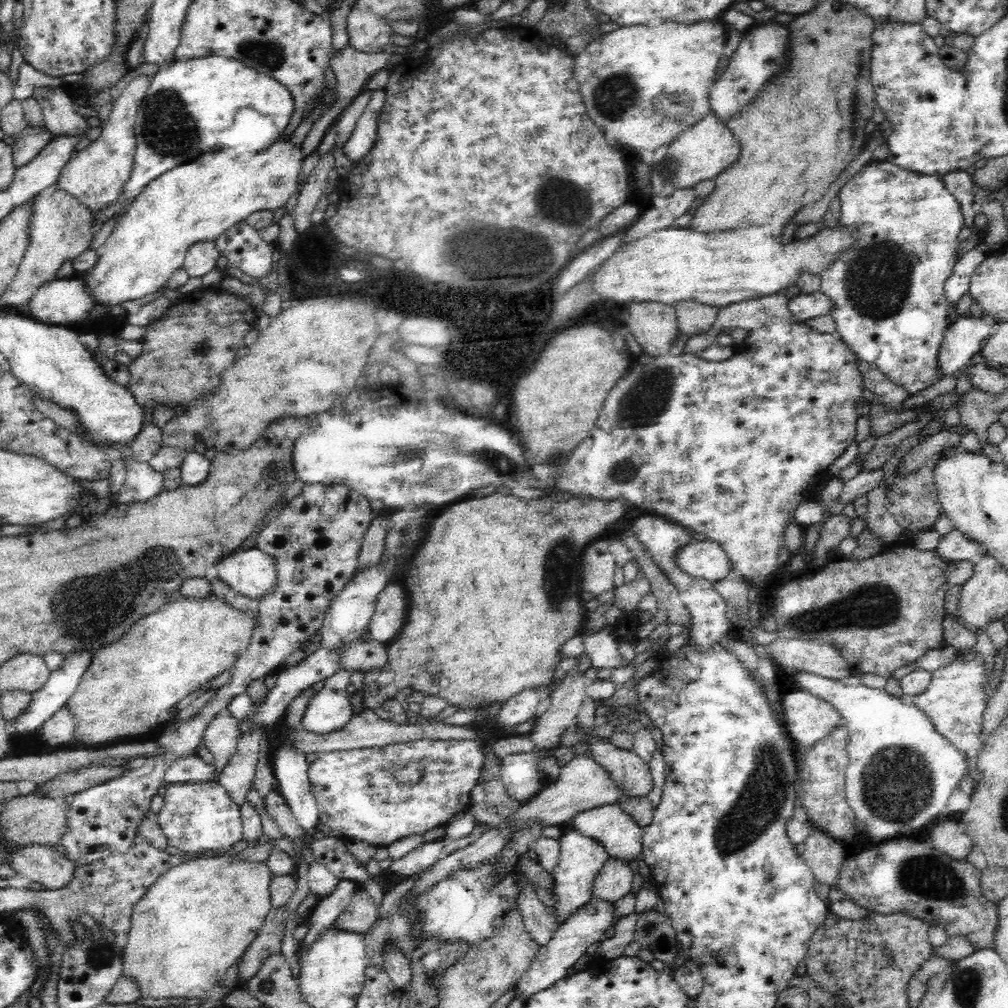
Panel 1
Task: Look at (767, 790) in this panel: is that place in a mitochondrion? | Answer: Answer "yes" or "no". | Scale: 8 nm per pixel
yes

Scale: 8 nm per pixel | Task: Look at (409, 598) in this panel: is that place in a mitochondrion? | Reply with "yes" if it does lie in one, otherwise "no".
no

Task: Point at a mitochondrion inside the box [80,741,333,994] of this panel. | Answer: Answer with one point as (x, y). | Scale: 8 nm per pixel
(100, 955)

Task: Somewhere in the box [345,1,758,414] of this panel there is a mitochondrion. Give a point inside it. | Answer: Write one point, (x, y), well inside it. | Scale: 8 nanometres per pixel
(567, 201)

